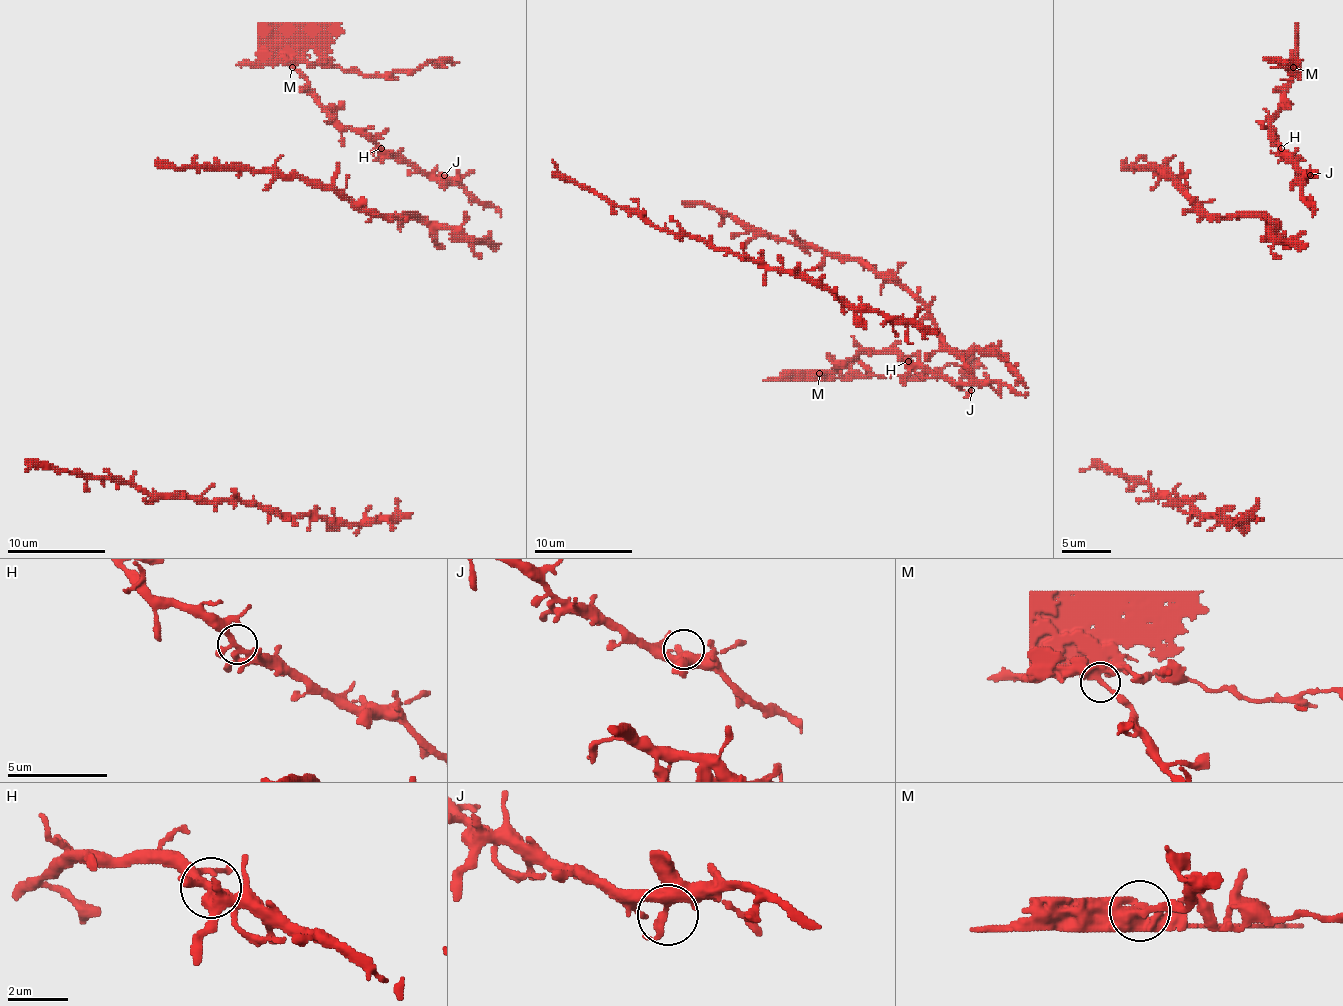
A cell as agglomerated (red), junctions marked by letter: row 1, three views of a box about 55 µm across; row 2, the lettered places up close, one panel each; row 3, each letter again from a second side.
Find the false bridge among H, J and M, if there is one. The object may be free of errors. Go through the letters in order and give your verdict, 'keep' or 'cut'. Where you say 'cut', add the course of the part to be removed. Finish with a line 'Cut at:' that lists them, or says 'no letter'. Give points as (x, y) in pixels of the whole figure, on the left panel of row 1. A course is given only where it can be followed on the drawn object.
H: keep
J: keep
M: cut; foreign part runs (292, 67), (295, 62), (339, 65), (363, 75), (393, 75), (412, 72), (447, 57)
Cut at: M

